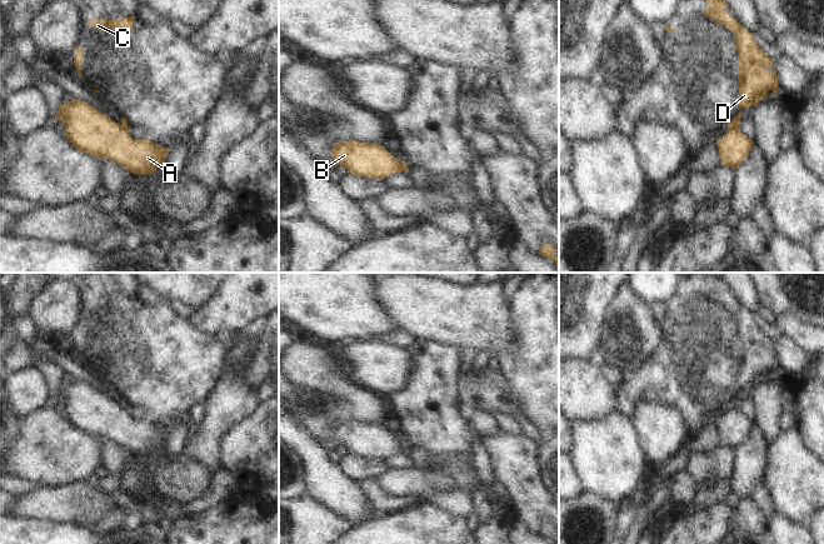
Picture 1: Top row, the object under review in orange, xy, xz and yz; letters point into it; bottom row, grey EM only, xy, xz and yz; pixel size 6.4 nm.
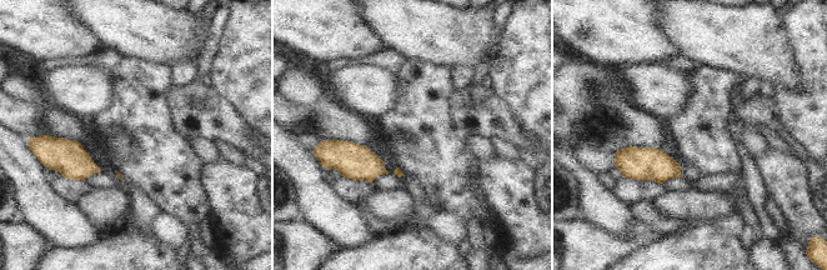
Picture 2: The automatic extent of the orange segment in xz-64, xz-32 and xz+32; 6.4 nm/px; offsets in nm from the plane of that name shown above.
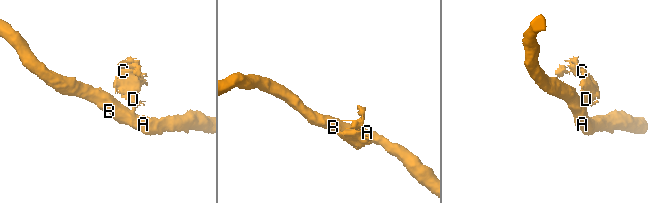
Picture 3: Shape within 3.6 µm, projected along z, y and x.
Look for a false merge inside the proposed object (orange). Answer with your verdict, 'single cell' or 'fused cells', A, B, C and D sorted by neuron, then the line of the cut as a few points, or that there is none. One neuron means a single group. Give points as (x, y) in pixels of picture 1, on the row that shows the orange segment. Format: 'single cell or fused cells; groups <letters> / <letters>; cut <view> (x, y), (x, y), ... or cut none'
fused cells; groups A B / C D; cut yz (728, 125), (737, 126)

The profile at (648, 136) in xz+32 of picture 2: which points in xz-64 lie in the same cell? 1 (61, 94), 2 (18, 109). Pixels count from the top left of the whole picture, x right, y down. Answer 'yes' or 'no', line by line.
1: no
2: no

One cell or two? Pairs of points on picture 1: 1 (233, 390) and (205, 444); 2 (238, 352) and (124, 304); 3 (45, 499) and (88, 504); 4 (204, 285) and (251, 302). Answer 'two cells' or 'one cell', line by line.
1: one cell
2: two cells
3: one cell
4: two cells

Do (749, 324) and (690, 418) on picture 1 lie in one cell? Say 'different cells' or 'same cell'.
same cell

